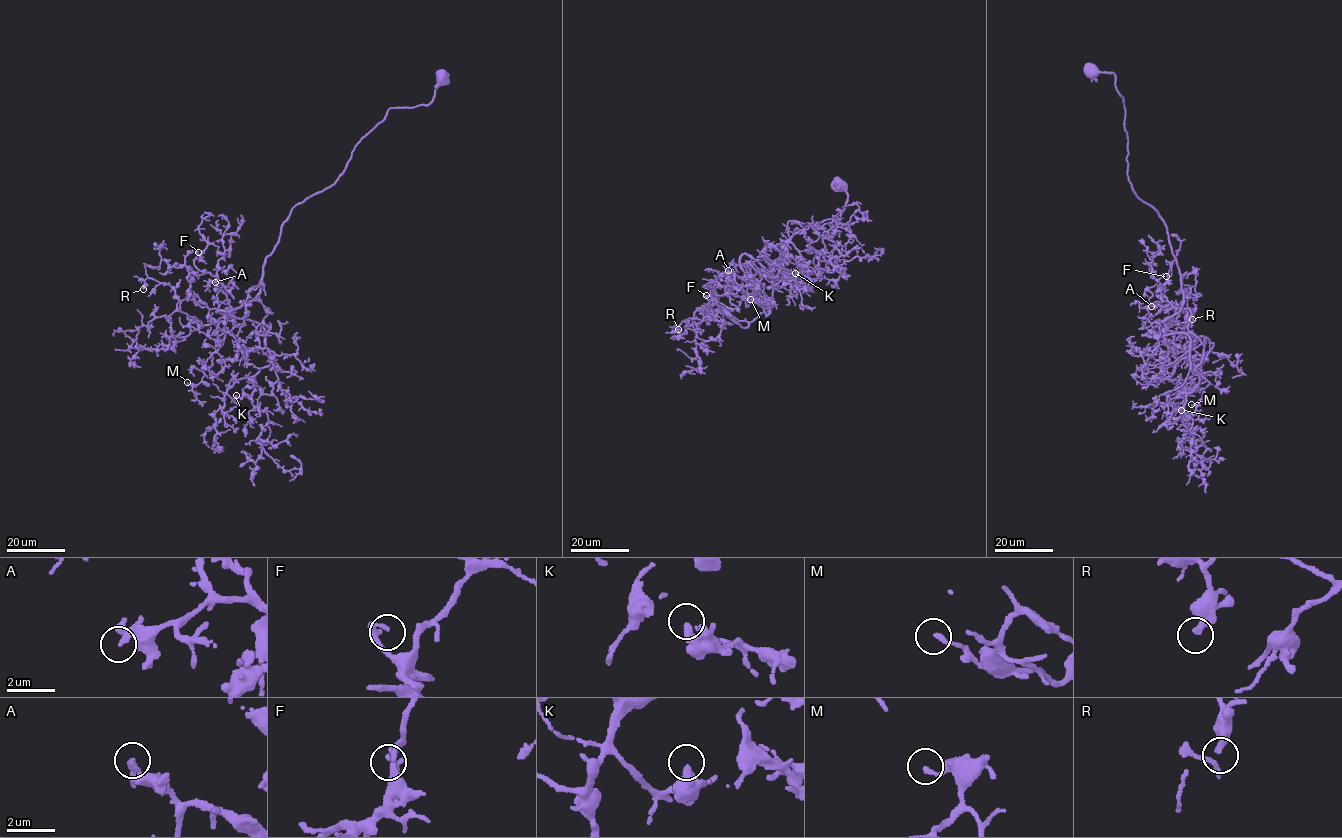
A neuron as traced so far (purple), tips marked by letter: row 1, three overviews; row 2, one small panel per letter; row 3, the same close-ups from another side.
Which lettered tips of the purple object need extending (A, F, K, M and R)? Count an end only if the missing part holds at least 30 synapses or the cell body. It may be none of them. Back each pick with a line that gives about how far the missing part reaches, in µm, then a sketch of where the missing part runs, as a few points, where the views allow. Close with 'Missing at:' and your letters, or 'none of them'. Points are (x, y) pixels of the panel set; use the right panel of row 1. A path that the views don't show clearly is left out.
F: missing 15 µm; course (1166, 276), (1169, 270), (1163, 262), (1172, 256)
Missing at: F

